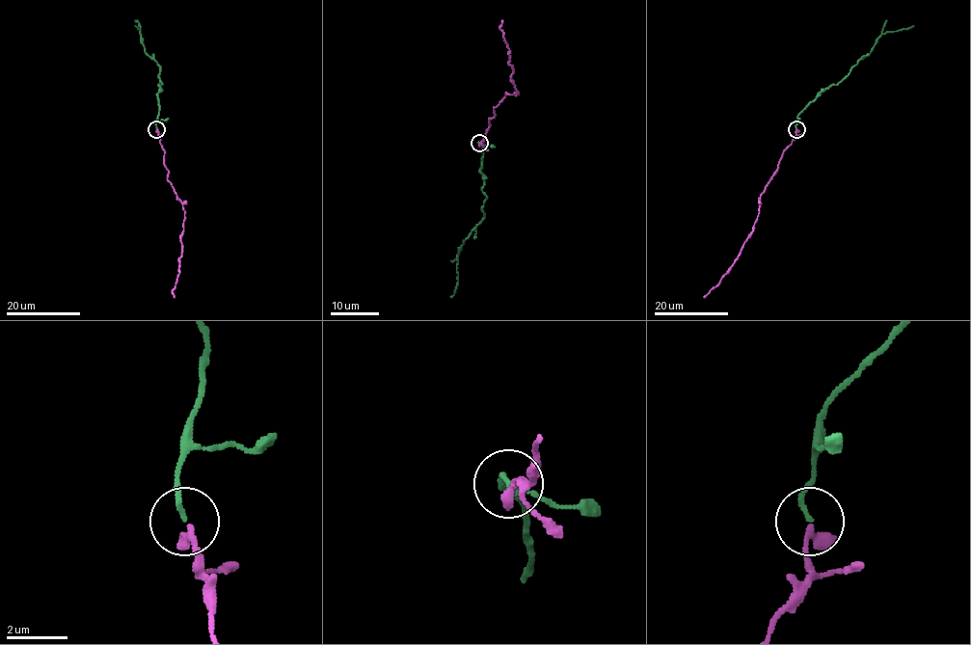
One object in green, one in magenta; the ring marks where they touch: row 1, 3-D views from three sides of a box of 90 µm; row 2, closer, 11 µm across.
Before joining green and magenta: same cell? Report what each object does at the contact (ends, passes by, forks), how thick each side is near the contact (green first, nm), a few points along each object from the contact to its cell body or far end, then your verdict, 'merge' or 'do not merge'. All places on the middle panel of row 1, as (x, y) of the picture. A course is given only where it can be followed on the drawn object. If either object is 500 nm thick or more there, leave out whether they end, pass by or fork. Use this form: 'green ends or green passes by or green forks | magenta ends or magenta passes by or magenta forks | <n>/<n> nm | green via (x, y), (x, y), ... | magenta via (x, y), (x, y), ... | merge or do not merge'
green ends | magenta ends | 150/360 nm | green via (479, 142), (482, 190), (486, 197), (482, 207), (483, 218), (460, 247), (456, 265), (458, 283), (450, 297) | magenta via (479, 142), (495, 116), (493, 109), (506, 94), (516, 91), (509, 48), (499, 29), (502, 20) | merge

